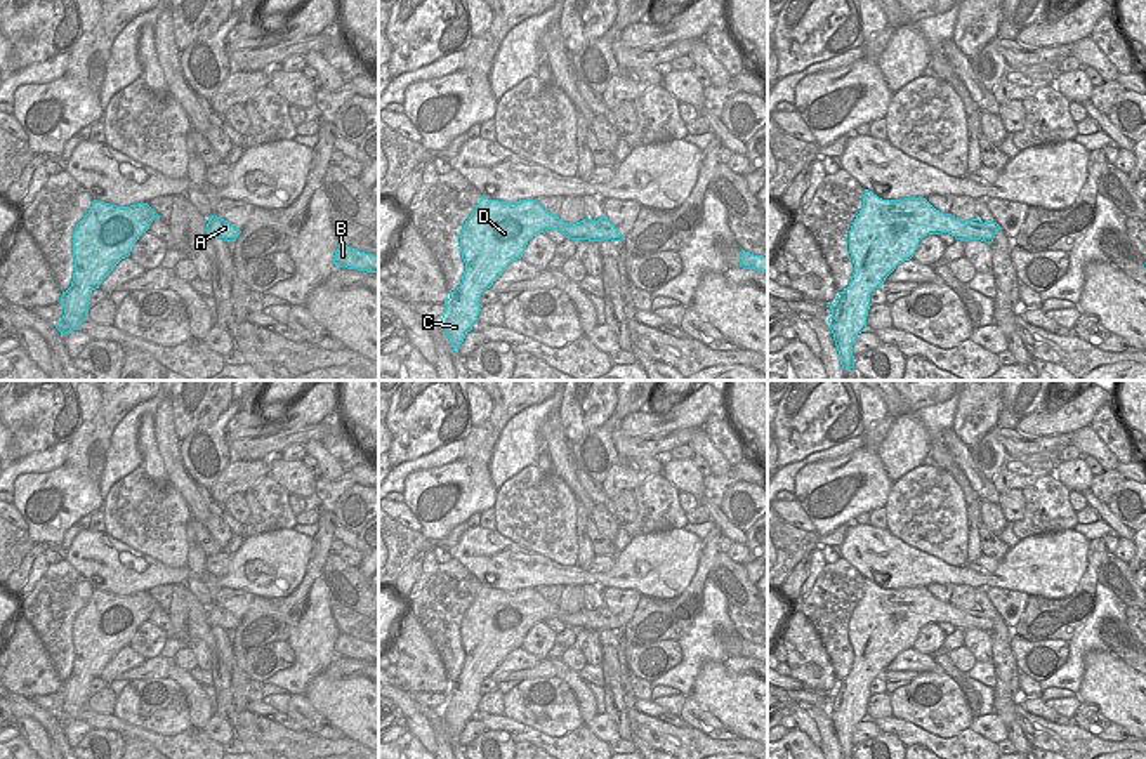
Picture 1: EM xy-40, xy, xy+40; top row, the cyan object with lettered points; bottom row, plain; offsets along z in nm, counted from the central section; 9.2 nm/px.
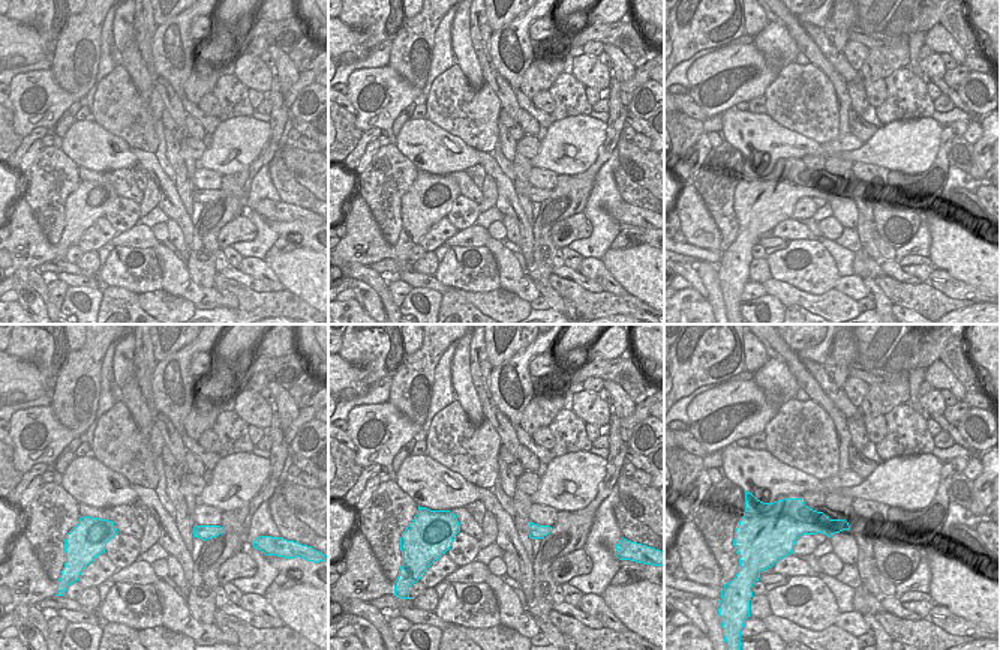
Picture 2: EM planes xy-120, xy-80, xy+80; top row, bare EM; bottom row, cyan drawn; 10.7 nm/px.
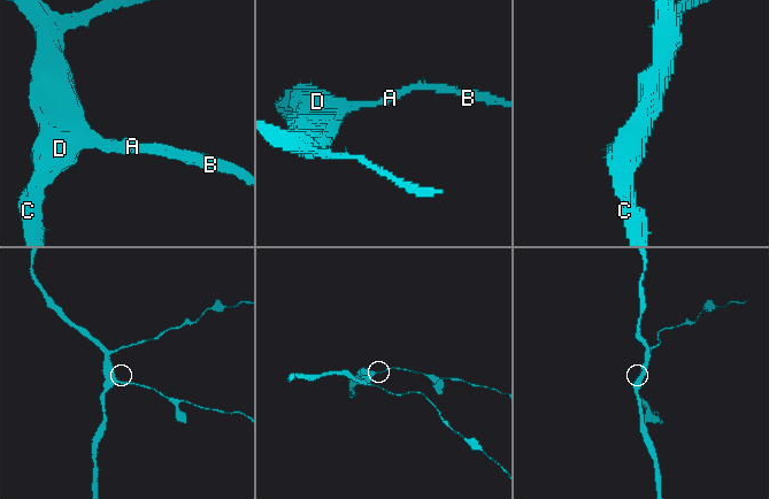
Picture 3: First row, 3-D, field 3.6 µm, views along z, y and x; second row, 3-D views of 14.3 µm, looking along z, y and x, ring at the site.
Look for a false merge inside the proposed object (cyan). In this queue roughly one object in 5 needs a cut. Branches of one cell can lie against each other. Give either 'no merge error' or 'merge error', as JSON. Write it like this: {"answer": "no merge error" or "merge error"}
{"answer": "no merge error"}

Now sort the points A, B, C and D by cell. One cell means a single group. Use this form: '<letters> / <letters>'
A B C D

